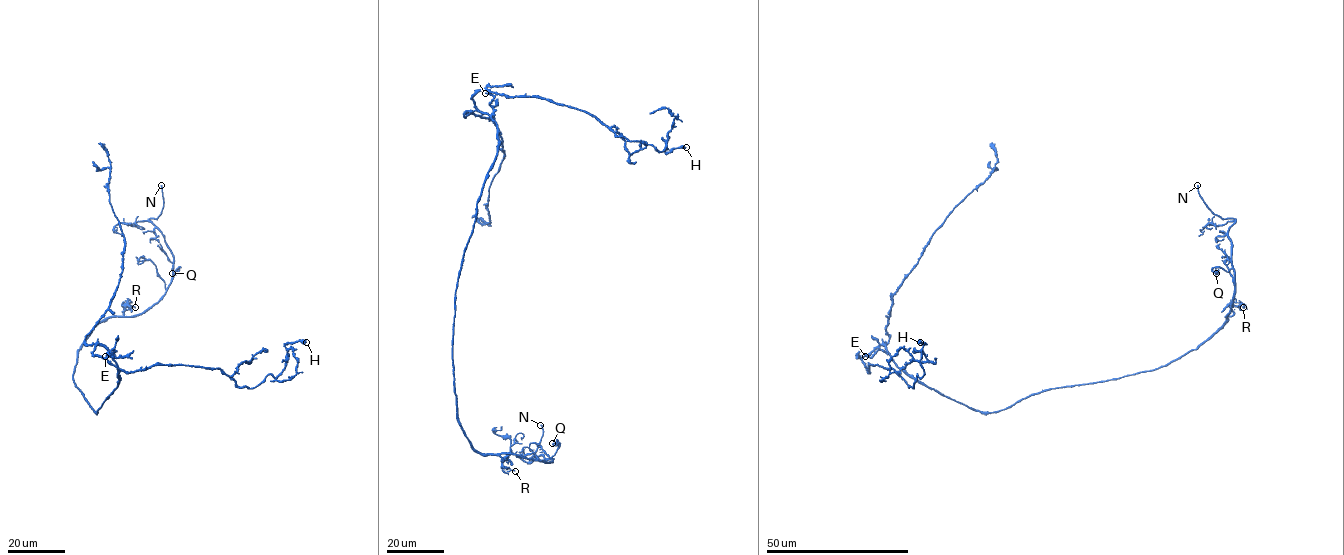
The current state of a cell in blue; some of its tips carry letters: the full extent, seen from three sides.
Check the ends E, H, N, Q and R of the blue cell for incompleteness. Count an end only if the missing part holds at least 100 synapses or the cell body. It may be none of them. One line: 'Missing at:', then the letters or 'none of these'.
Missing at: N

